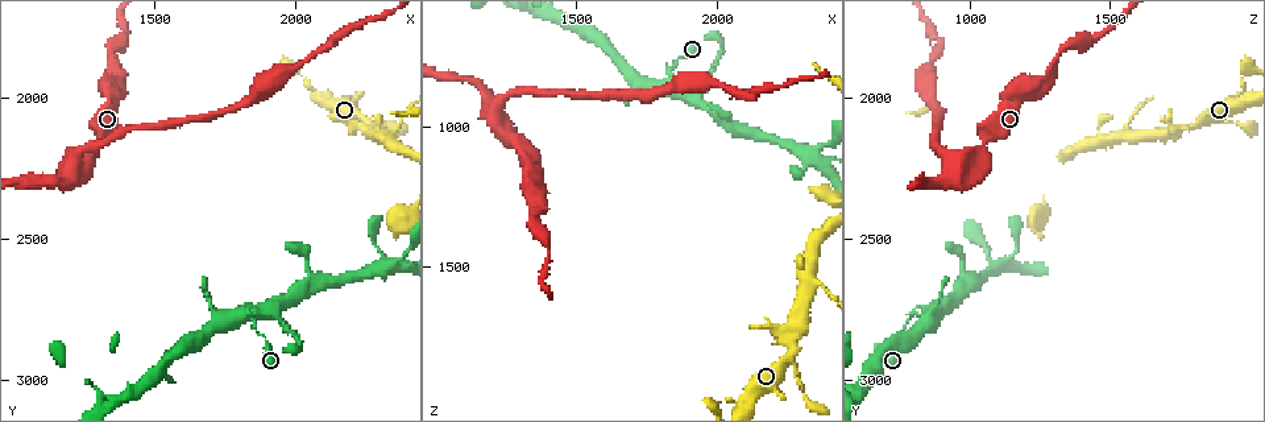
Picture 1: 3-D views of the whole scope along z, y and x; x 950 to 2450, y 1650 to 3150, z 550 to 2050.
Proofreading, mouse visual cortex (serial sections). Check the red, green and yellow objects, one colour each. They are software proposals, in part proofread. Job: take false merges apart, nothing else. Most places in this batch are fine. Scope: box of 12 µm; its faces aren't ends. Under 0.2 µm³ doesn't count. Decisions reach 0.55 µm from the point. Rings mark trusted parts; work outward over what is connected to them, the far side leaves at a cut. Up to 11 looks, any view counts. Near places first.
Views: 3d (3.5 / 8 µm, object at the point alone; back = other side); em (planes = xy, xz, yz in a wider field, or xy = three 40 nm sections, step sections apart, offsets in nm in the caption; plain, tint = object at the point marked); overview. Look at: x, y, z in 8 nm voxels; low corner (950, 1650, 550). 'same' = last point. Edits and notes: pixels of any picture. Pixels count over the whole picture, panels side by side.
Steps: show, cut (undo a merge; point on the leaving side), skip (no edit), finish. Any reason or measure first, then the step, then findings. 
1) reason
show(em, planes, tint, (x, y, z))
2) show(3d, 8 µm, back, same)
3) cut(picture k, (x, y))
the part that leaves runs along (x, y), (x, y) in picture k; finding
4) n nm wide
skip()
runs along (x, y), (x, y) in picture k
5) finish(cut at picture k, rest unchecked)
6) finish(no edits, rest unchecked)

branch point
show(em, xy, step 5, tint, (2320, 2130, 1560))

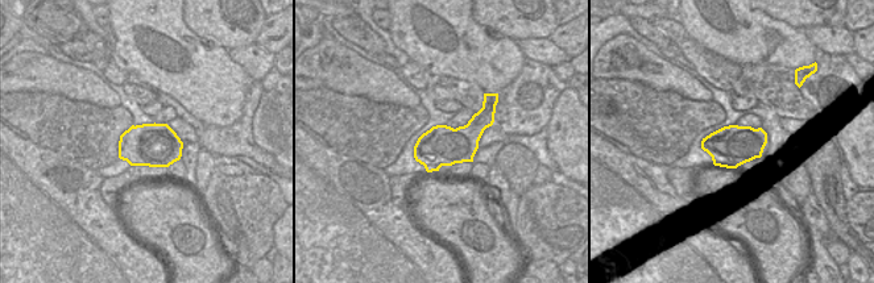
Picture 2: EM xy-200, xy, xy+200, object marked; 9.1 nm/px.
wider look
show(3d, 3.5 µm, same)

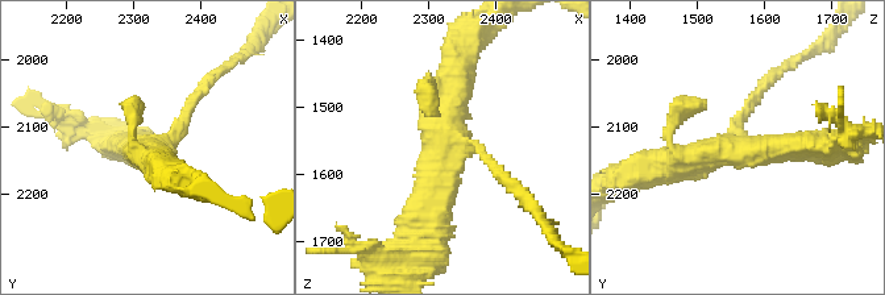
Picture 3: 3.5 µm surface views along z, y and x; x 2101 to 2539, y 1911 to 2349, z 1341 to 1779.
arms of 150, 350, 400 nm
skip()
continuous, no second cell

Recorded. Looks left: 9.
looks like a crossing
show(3d, 3.5 µm, (2330, 2600, 1100))

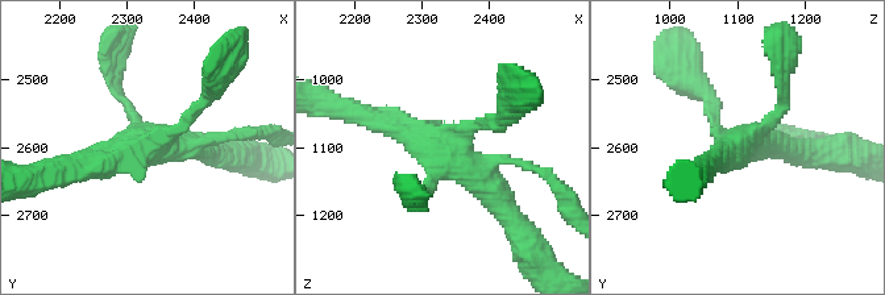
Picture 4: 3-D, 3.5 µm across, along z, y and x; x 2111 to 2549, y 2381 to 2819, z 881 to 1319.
need the tissue
show(em, xy, step 1, tint, (2340, 2600, 1095))

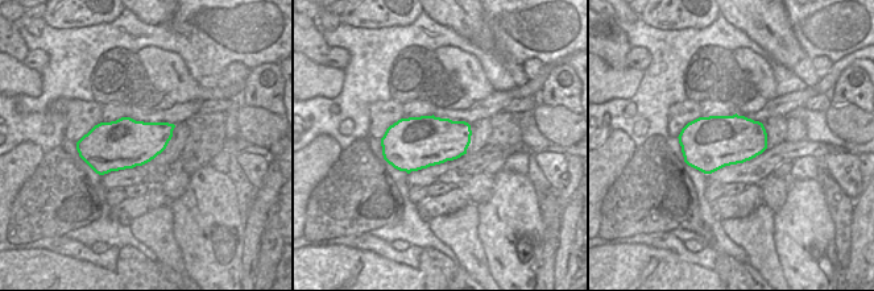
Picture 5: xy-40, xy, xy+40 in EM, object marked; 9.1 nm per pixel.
skip()
runs along (372, 119), (448, 145), (509, 212) in picture 4; one cell here

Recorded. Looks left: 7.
abrupt turn
show(3d, 3.5 µm, (1230, 2250, 980))

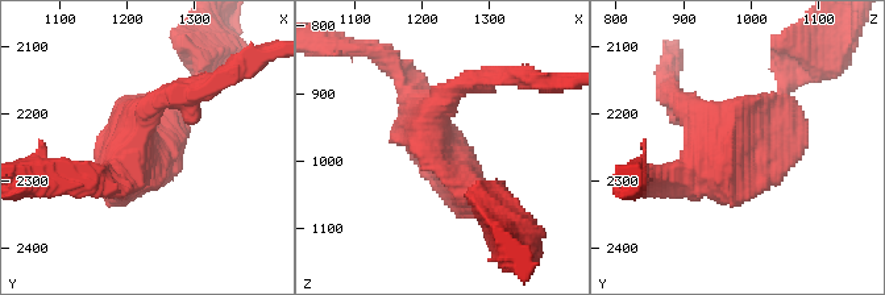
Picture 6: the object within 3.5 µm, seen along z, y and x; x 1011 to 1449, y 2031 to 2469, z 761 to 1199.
need the tissue
show(em, xy, step 2, plain, (1225, 2250, 980))

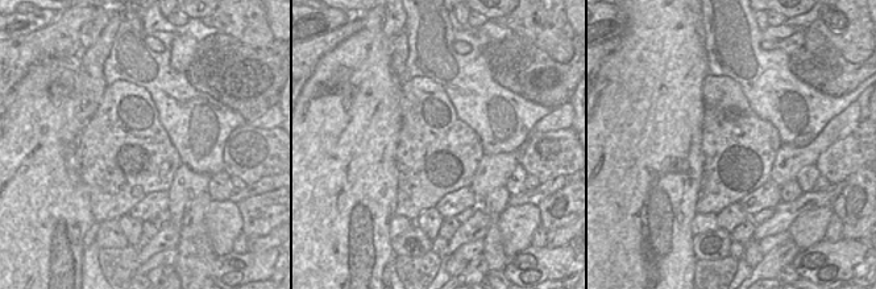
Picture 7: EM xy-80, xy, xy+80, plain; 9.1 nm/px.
where the object lies
show(em, xy, step 2, tint, same)

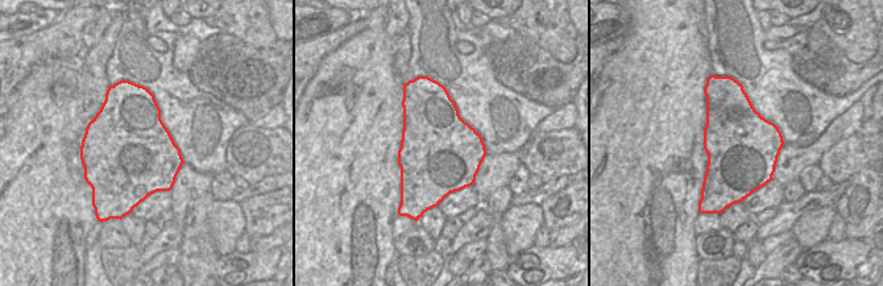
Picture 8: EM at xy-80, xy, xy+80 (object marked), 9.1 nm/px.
skip()
continuous, no second cell

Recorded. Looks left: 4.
thin neck
show(3d, 3.5 µm, (1340, 1830, 1320))

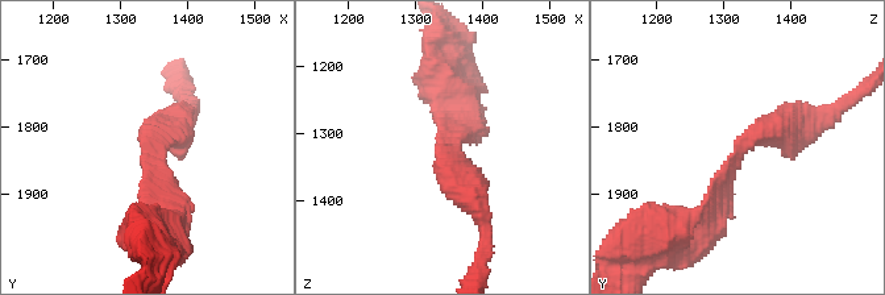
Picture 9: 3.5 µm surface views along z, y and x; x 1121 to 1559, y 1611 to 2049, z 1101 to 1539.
arms of 300, 350 nm
show(em, xy, step 1, tint, (1345, 1835, 1325))

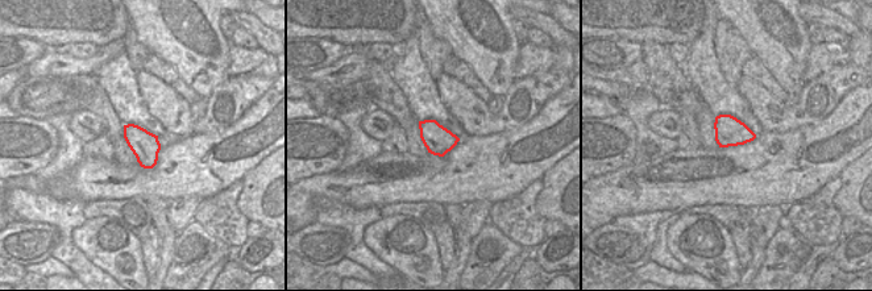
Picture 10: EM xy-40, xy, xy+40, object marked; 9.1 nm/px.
show(em, planes, tint, same)

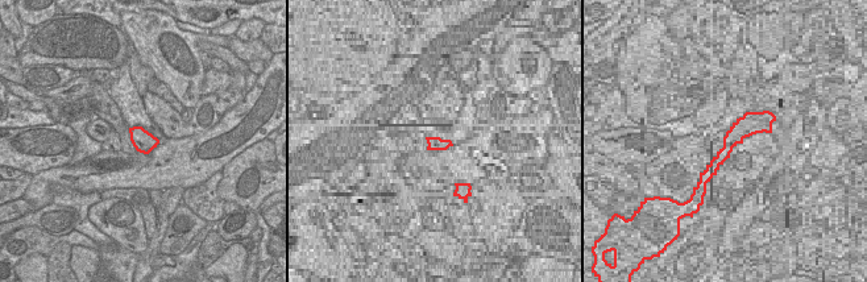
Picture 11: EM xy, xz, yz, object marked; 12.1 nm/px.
skip()
runs along (702, 225), (748, 141), (806, 121) in picture 9; one cell here

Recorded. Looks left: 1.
finish(no edits, rest unchecked)

